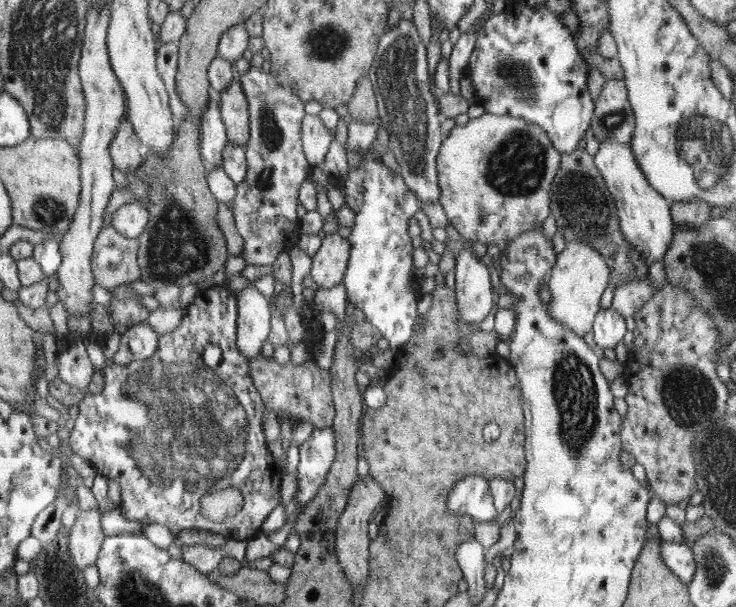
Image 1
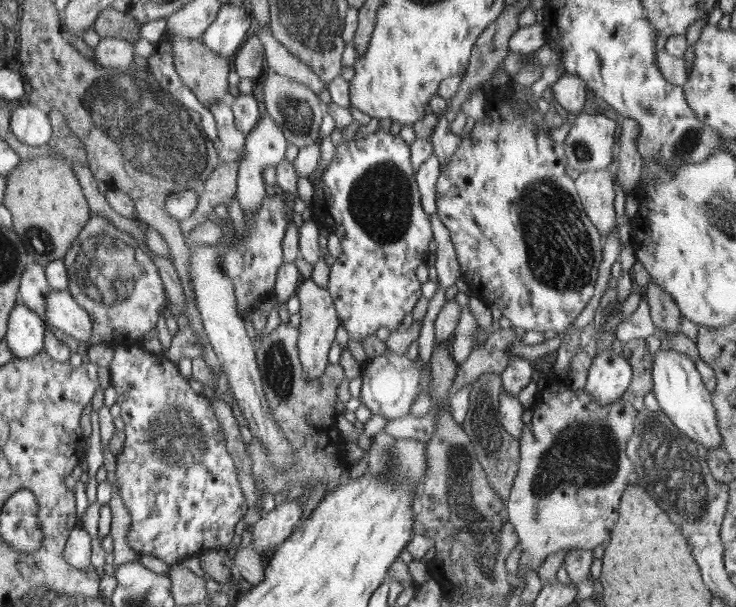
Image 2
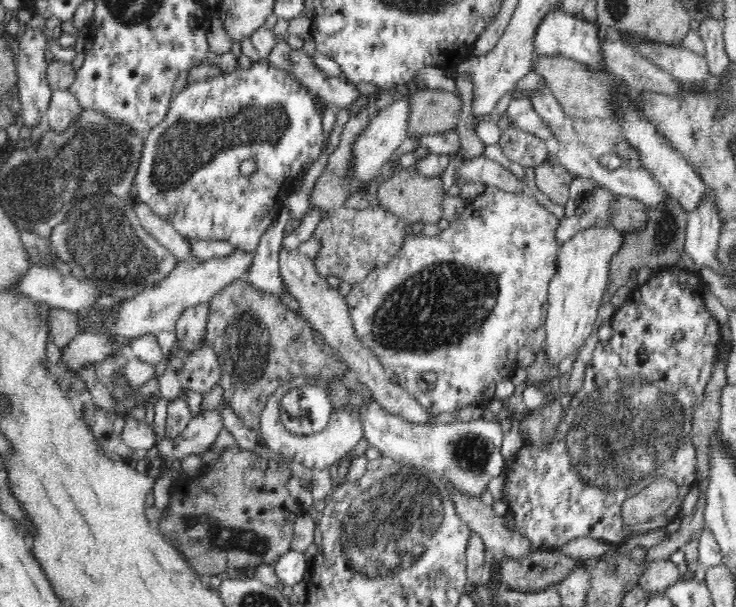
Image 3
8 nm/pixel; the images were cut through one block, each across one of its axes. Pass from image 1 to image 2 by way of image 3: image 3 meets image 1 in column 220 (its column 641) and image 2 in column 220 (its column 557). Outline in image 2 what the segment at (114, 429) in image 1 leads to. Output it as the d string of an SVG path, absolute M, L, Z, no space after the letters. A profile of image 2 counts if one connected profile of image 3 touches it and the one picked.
M120 344L114 346L114 358L106 371L106 382L113 385L118 394L116 404L120 406L120 414L125 424L125 441L120 449L120 453L116 455L116 484L120 489L120 496L124 506L128 508L132 523L130 523L129 531L126 536L126 543L139 556L154 556L168 566L172 566L178 561L189 559L192 556L203 554L202 548L206 548L206 552L210 548L218 550L219 548L228 548L228 544L234 538L234 526L240 522L240 518L246 514L246 499L245 492L242 490L241 480L237 464L233 460L233 456L229 451L224 428L217 418L214 411L214 402L210 402L210 398L206 398L206 394L198 393L194 390L194 382L190 382L190 378L186 378L186 374L182 374L182 366L178 366L178 362L172 362L162 355L150 353L144 350L141 345Z

